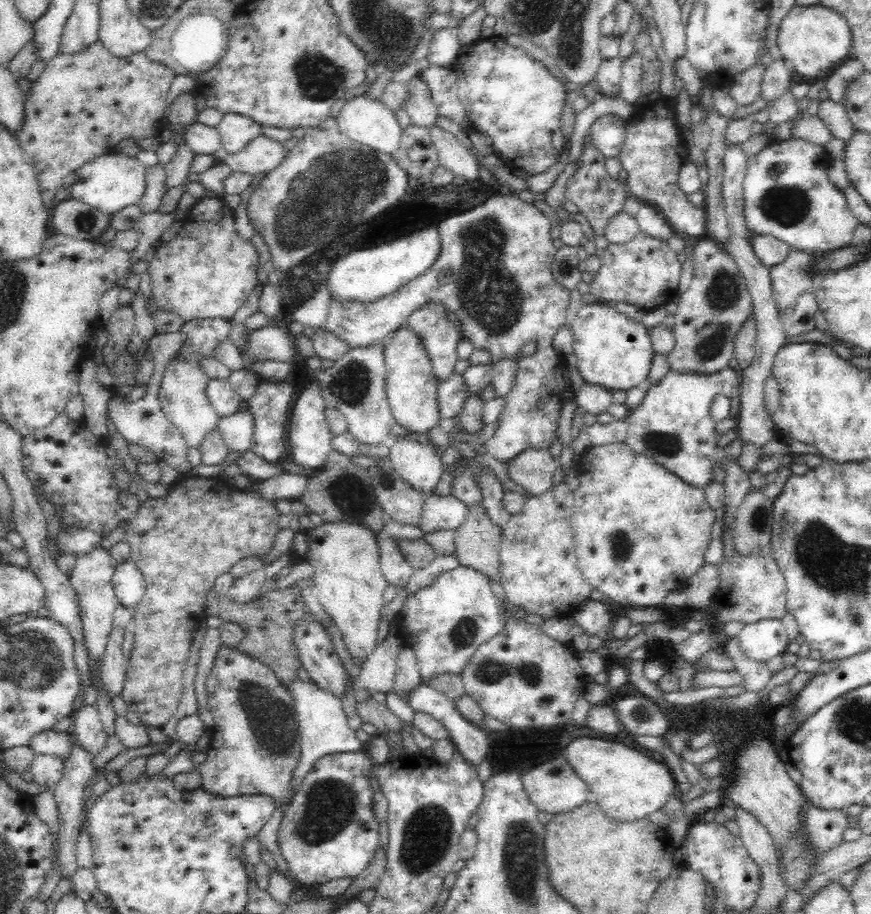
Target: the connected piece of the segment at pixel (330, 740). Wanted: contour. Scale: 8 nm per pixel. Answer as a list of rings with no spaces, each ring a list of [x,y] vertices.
[[[294,679],[288,688],[293,698],[294,710],[296,711],[297,723],[301,736],[301,757],[299,766],[294,770],[294,792],[298,790],[304,778],[308,775],[314,764],[322,757],[329,754],[358,752],[364,750],[364,744],[358,741],[354,730],[347,723],[342,701],[328,690],[318,685]]]

